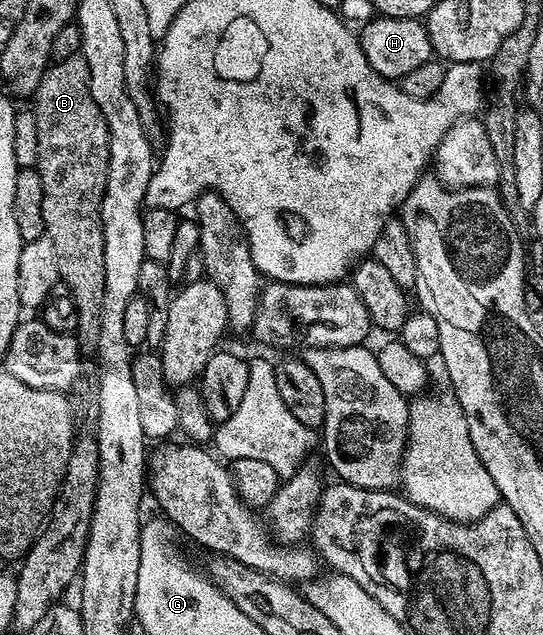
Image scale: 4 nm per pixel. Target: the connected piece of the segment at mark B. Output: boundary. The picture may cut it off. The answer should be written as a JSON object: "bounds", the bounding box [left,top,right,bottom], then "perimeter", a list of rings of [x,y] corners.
{"bounds":[34,53,110,351],"perimeter":[[[76,53],[61,62],[53,61],[42,76],[34,95],[34,111],[38,126],[38,158],[35,170],[42,180],[42,220],[44,233],[54,240],[58,255],[58,272],[63,286],[78,304],[78,328],[75,337],[85,351],[95,351],[98,332],[102,332],[102,296],[106,292],[106,252],[102,228],[102,200],[106,192],[108,165],[110,164],[110,136],[102,108],[94,104],[90,92],[90,68],[83,54]]]}

